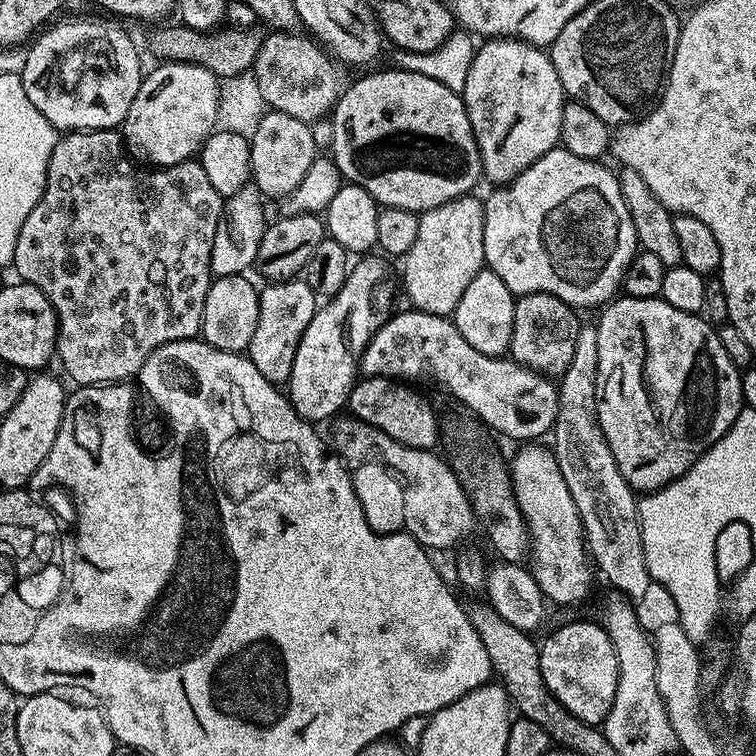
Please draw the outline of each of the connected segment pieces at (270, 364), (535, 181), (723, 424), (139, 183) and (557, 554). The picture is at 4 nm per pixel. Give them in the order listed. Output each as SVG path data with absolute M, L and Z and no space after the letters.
M307 279L268 282L259 289L260 305L258 306L258 326L254 326L254 338L250 338L247 350L248 359L258 366L258 374L277 386L287 385L290 370L294 370L294 354L306 326L314 318L318 307L318 297L308 284Z
M557 146L550 149L546 154L542 154L542 158L538 158L538 162L530 165L517 180L513 180L507 186L499 187L493 192L496 193L489 200L485 199L483 201L484 233L482 234L482 242L484 243L484 262L487 271L498 274L498 278L502 278L502 282L506 282L506 286L513 294L517 297L529 296L535 292L550 294L554 298L572 305L577 310L583 310L583 308L590 307L591 304L607 305L621 291L624 271L628 269L629 262L636 255L638 245L634 234L634 222L630 218L630 210L626 210L626 202L622 198L617 173L615 171L611 172L604 165L604 162L578 158L578 154L570 154L563 146Z
M625 295L613 299L610 306L605 307L601 312L604 313L600 316L600 325L596 324L594 328L597 334L598 346L596 380L597 422L600 424L604 441L609 444L610 453L614 456L614 462L617 463L622 478L625 479L625 482L629 484L634 493L647 494L657 492L659 488L665 488L670 482L674 482L680 476L684 476L686 470L690 470L690 466L694 466L696 459L707 448L714 446L714 442L718 442L718 438L722 438L722 434L726 434L726 430L730 430L734 418L738 418L738 414L744 404L742 386L740 385L742 372L734 362L730 362L730 358L726 354L726 346L722 346L720 341L719 331L715 327L712 329L703 320L705 318L703 315L687 312L686 310L678 310L674 306L670 306L670 302L654 296L650 298L634 298L633 296Z
M72 130L61 135L50 154L48 177L42 198L31 210L18 234L13 258L14 271L20 275L17 277L23 283L33 284L38 290L42 290L42 294L46 294L46 298L52 303L58 325L58 364L60 360L65 374L76 386L127 381L139 373L148 355L163 344L175 340L190 340L201 335L200 323L206 306L206 294L214 279L210 256L214 250L214 234L218 230L218 222L226 212L225 201L218 194L218 190L210 186L210 181L206 179L206 170L202 170L202 166L195 159L184 160L181 164L169 168L157 167L155 170L135 166L140 167L126 155L119 131Z
M524 442L519 445L516 457L512 460L510 480L514 485L516 502L520 513L524 515L524 525L528 528L528 543L530 545L530 571L543 594L549 601L556 604L576 604L588 596L588 583L592 576L588 573L590 556L586 551L584 527L580 522L578 510L570 496L569 487L558 468L553 449L544 442Z

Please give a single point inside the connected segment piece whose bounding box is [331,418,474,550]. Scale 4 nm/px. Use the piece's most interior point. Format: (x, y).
(401, 489)

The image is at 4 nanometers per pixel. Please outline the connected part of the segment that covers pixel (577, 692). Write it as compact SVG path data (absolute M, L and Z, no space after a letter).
M572 620L554 629L544 644L542 640L539 645L540 665L544 684L550 694L566 706L568 713L576 720L600 726L614 706L618 690L618 658L606 630L589 620Z

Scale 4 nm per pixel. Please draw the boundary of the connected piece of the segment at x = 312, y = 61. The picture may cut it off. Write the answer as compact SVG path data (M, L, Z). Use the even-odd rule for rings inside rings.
M272 30L265 35L264 41L260 44L256 61L252 63L250 72L256 78L262 98L269 109L290 114L290 118L315 122L329 113L338 98L335 67L337 68L337 65L333 63L329 53L323 47L315 48L312 44L304 44L300 34Z

